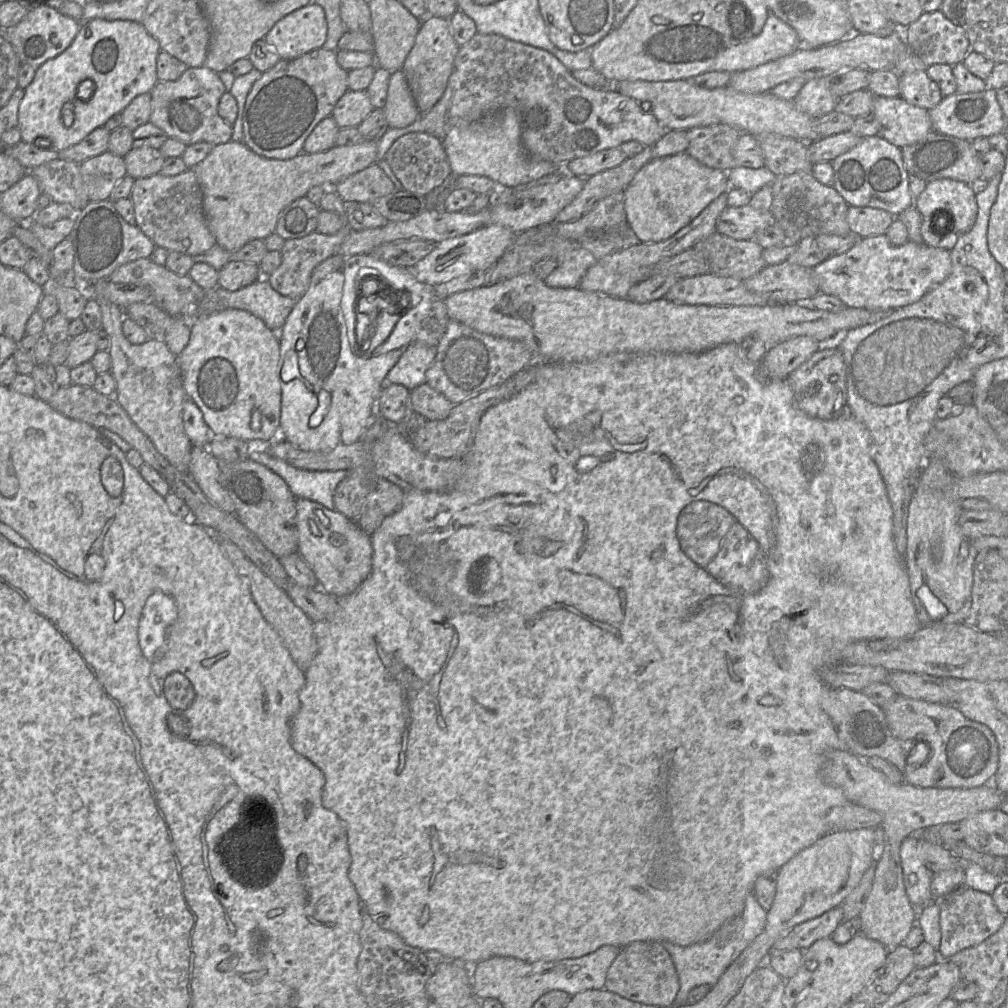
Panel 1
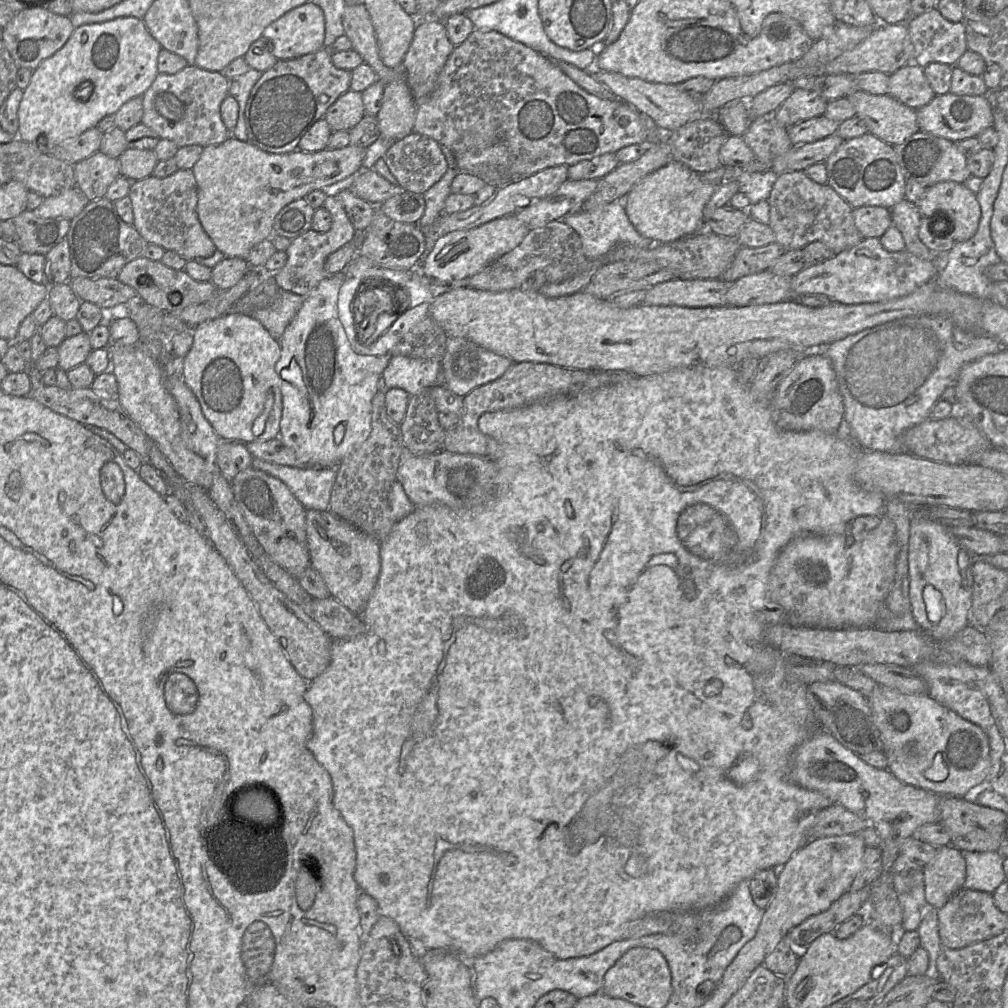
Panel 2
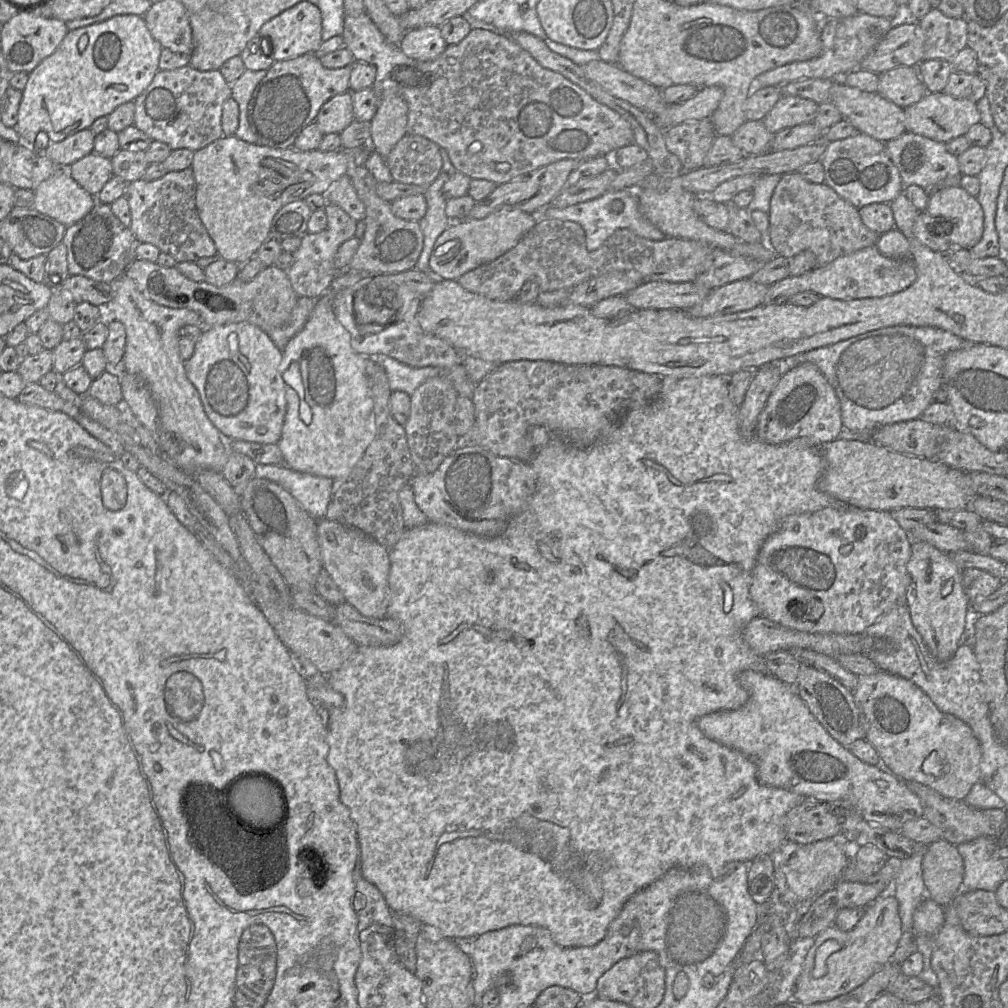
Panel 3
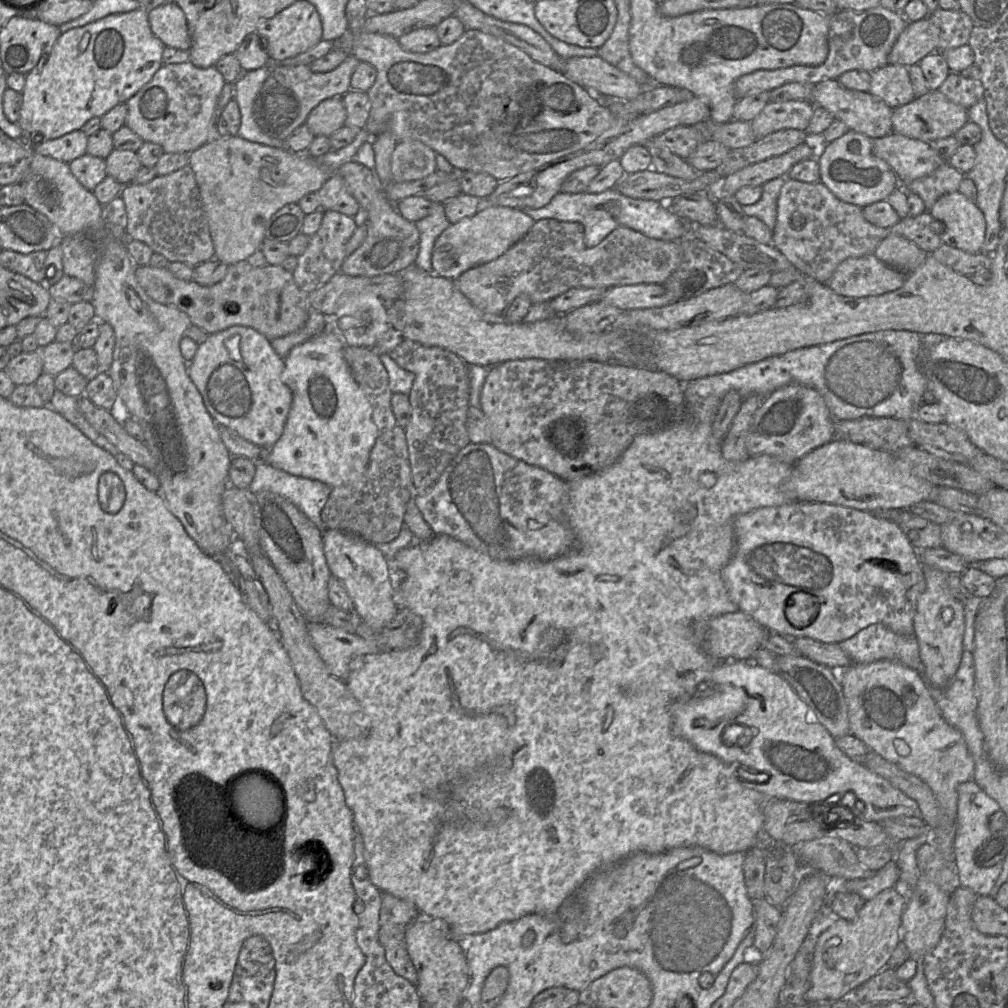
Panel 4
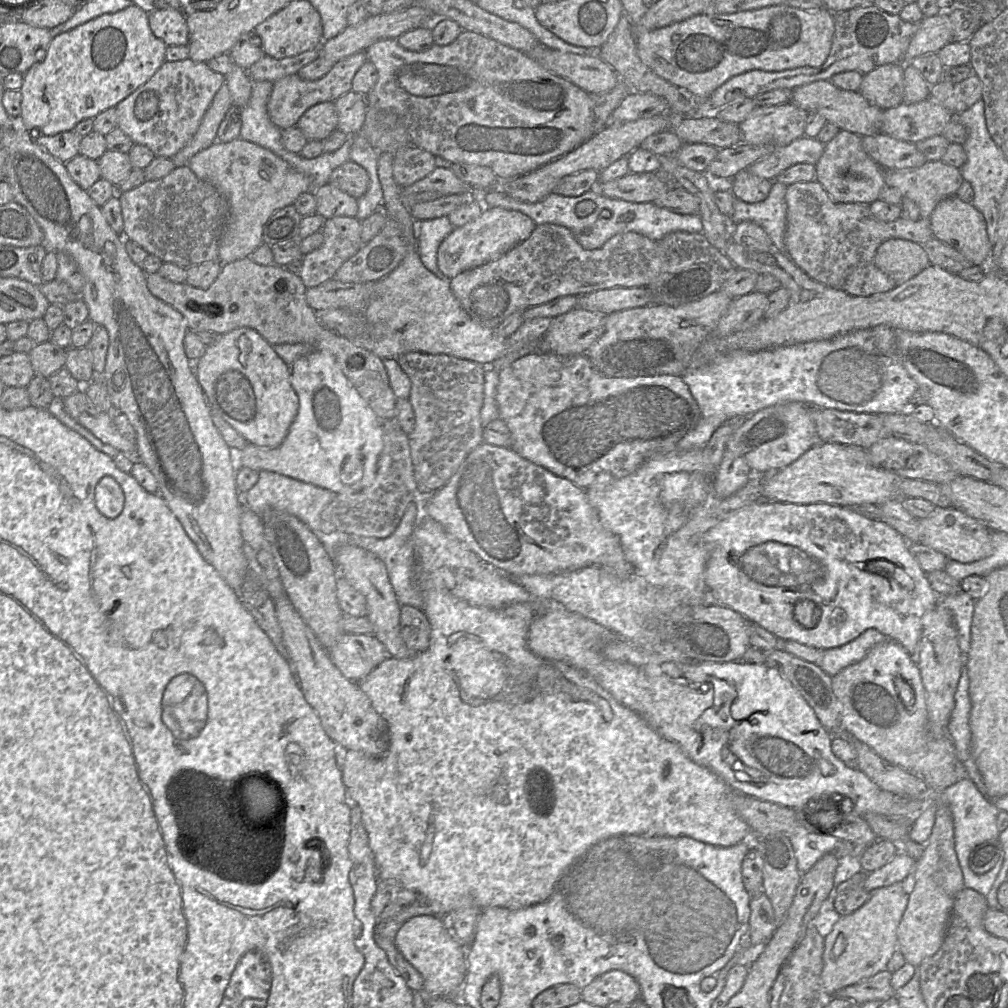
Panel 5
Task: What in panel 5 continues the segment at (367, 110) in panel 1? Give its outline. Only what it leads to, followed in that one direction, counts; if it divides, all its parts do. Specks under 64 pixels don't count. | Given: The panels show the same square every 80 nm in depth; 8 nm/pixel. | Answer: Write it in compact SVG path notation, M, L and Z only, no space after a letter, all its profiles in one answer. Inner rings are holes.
M322 102L309 108L296 125L307 140L324 140L338 126L338 113L334 102Z

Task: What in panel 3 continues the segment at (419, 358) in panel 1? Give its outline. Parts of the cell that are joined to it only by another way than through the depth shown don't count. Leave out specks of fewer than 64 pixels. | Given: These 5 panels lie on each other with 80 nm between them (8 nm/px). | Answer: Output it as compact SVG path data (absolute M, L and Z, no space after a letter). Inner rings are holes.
M373 355L384 367L391 391L403 391L411 396L426 380L441 374L441 369L433 366L411 367L384 355Z

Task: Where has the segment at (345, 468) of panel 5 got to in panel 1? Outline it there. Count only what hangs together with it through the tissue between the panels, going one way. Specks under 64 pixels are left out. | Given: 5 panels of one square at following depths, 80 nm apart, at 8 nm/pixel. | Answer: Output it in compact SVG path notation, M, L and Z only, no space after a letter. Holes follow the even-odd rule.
M342 270L334 271L328 274L325 278L320 280L315 285L311 285L307 292L297 300L296 305L286 319L282 329L278 332L280 341L280 360L278 364L278 372L281 378L282 400L281 400L281 419L280 419L280 432L279 438L290 442L295 447L305 451L315 452L330 452L337 445L350 445L358 441L367 428L371 425L373 418L373 407L377 404L379 395L385 385L387 373L393 368L401 357L404 349L392 350L388 353L381 354L379 356L363 356L354 353L349 345L347 337L347 328L344 320L344 315L341 309L341 299L343 295L344 286L344 273ZM321 391L326 391L329 395L329 404L327 405L327 412L321 421L321 423L315 427L311 427L309 424L312 414L319 406L318 394Z

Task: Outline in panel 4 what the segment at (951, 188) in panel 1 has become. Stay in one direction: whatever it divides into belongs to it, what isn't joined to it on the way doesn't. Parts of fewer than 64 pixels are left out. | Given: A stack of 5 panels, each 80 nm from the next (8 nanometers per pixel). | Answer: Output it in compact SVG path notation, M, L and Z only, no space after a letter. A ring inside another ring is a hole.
M955 191L941 196L929 210L929 213L934 220L940 222L937 229L932 230L940 237L943 244L972 254L981 252L986 222L984 214L974 201L968 199L959 191Z

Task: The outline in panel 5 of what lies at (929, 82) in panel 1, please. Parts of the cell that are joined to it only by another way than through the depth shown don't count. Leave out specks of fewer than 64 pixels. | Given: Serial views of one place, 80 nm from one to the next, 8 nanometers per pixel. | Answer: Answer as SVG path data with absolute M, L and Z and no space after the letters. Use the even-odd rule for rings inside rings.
M885 64L864 74L858 92L882 110L900 105L904 102L904 64Z

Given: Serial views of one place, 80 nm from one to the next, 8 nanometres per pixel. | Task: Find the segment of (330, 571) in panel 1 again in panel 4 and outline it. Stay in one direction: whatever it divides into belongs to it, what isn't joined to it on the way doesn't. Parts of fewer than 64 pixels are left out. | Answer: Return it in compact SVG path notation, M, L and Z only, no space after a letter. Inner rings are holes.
M341 530L322 533L323 549L331 574L343 583L353 601L354 611L375 631L380 631L398 613L388 560L377 546L364 538Z

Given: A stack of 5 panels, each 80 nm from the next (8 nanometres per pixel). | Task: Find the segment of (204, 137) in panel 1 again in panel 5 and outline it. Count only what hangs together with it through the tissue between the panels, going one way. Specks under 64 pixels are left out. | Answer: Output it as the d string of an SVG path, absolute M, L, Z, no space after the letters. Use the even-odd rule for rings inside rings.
M191 59L165 61L156 73L117 104L117 125L135 144L150 148L156 157L172 157L196 134L202 118L225 76L212 71L207 63Z

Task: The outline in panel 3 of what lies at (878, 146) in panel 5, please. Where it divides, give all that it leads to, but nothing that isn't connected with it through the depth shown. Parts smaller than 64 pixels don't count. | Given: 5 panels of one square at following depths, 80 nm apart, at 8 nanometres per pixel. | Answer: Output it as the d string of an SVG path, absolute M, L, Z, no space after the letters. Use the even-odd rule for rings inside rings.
M904 132L902 135L885 142L885 149L897 167L904 187L918 185L926 189L949 176L961 175L957 157L947 151L945 143L912 132Z

